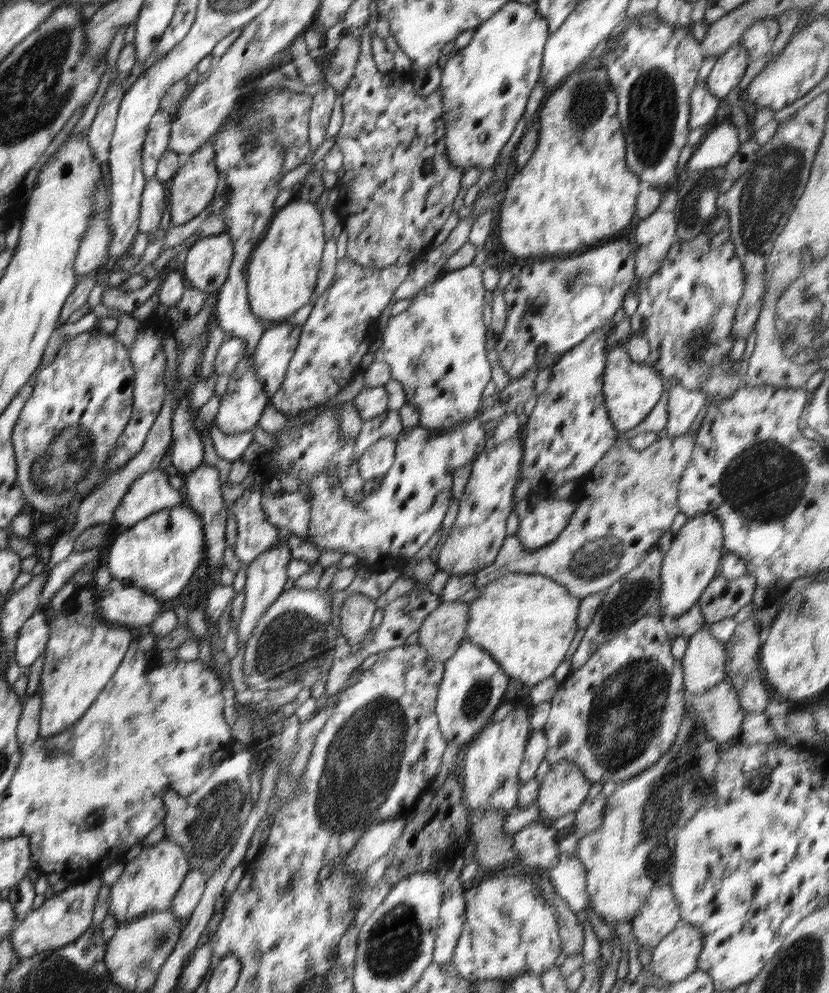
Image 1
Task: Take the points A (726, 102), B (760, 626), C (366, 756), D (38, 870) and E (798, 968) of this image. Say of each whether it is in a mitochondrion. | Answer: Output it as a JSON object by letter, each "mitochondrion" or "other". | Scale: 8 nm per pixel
{"A":"other","B":"other","C":"mitochondrion","D":"other","E":"mitochondrion"}

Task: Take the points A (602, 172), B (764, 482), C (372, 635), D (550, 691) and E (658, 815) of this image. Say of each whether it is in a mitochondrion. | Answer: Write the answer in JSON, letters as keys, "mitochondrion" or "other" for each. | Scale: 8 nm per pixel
{"A":"other","B":"mitochondrion","C":"other","D":"other","E":"mitochondrion"}

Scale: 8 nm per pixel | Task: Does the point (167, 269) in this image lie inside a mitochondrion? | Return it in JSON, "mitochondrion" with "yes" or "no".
{"mitochondrion":"no"}

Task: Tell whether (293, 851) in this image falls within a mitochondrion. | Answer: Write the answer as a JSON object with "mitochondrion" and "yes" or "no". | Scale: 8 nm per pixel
{"mitochondrion":"no"}

